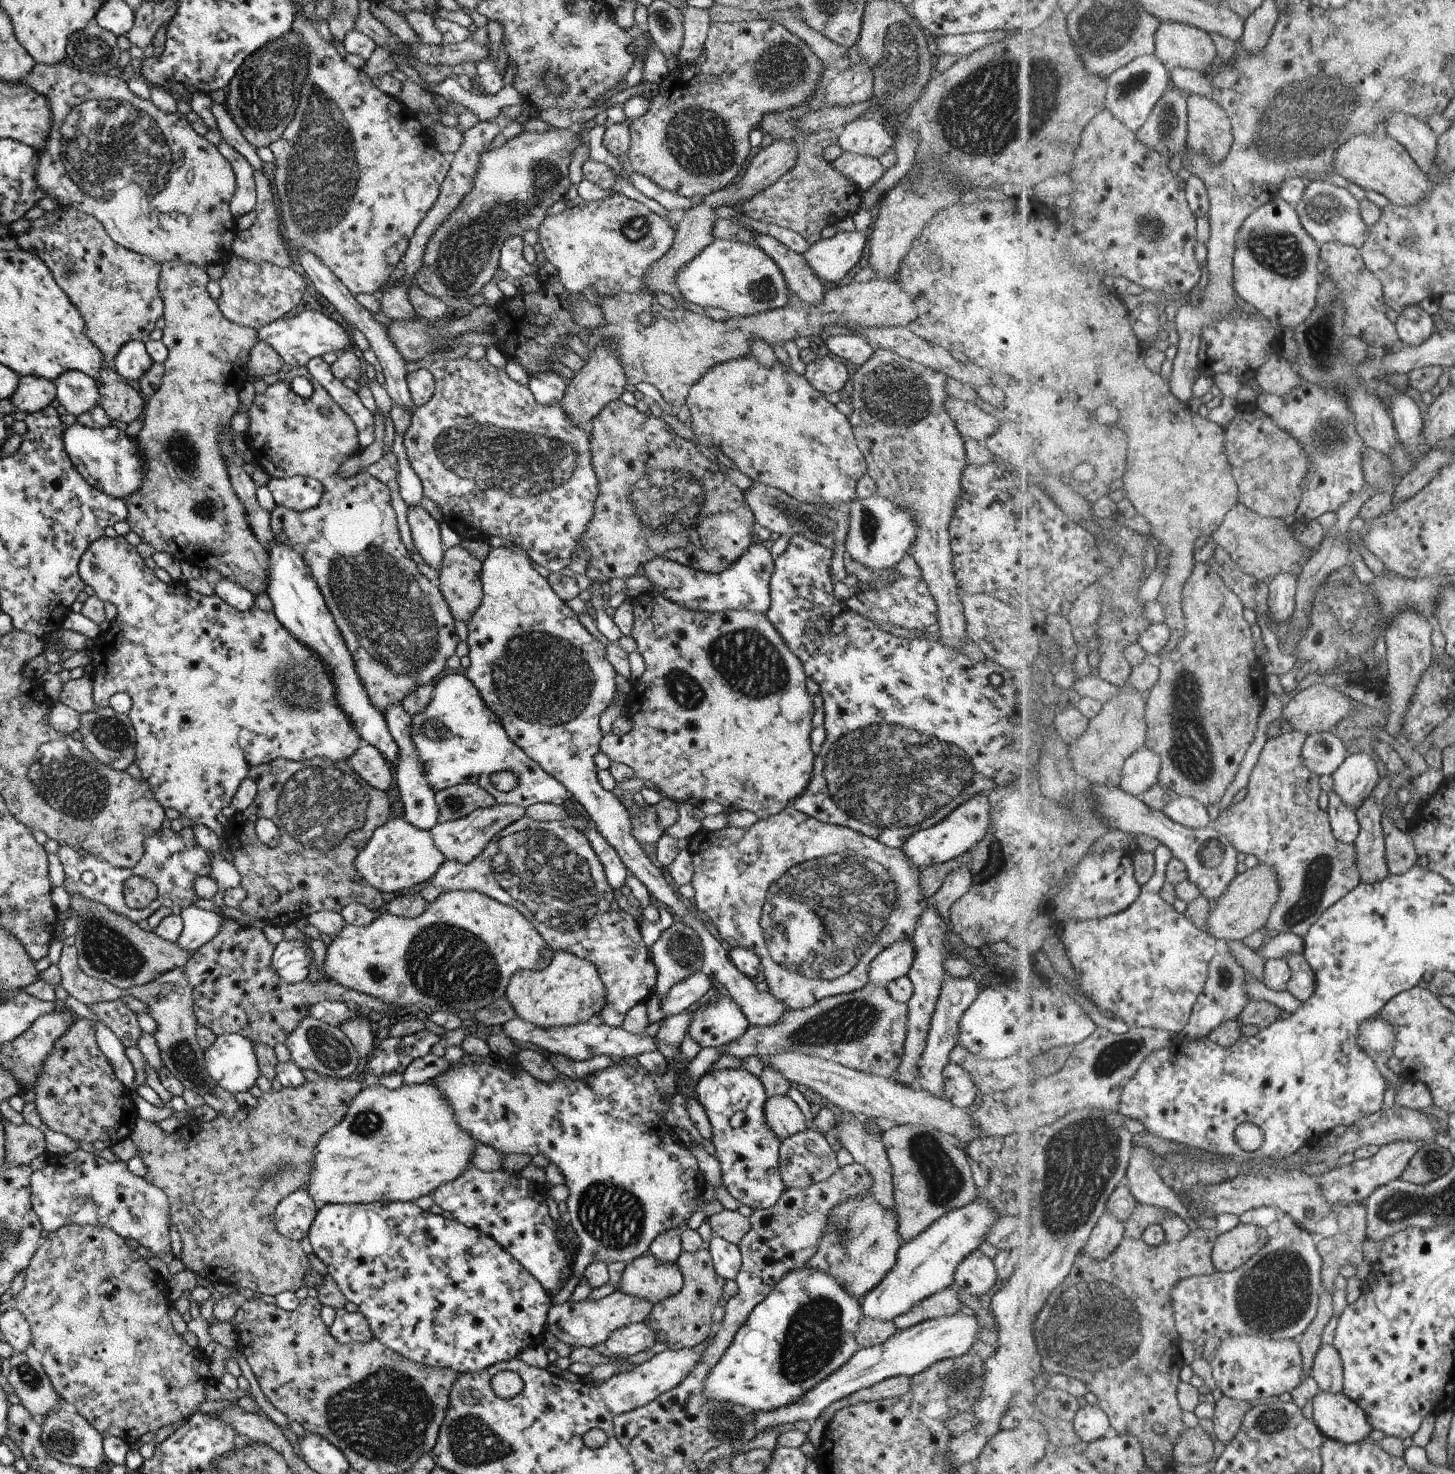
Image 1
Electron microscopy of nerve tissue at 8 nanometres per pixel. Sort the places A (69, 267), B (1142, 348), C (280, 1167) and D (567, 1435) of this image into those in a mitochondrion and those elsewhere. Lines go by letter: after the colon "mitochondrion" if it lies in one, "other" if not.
A: mitochondrion
B: other
C: mitochondrion
D: other

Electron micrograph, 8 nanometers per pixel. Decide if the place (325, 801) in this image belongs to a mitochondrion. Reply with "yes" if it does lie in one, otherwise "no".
yes

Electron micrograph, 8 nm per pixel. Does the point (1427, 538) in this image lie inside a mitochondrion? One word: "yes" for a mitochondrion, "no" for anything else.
no

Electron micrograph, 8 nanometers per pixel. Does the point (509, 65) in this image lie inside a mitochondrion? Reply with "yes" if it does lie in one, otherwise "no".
no

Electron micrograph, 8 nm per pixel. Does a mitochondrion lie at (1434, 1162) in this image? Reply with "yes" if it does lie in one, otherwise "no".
yes

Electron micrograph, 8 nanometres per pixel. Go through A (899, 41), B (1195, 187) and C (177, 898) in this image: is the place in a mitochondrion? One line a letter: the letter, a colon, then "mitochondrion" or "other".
A: mitochondrion
B: other
C: other

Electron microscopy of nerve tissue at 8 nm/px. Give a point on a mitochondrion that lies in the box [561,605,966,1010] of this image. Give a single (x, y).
(819, 919)

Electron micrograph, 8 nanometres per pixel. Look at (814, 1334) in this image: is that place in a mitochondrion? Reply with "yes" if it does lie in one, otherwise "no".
yes

